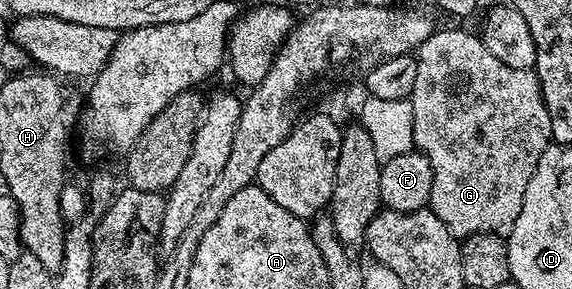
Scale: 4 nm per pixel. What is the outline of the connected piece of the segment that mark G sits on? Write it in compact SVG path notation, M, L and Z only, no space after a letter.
M438 28L429 38L415 50L417 70L415 71L415 87L411 94L413 102L413 144L416 152L422 153L431 163L433 178L431 179L431 195L428 208L433 210L439 219L443 219L446 227L454 237L464 239L480 233L499 233L507 235L515 227L515 219L519 219L519 211L523 208L523 195L527 192L527 183L531 183L531 175L535 175L535 167L539 163L539 155L553 141L551 131L551 115L547 115L547 103L543 99L541 84L533 69L516 69L507 67L507 63L495 59L491 51L482 43L476 32L468 33L465 29Z

